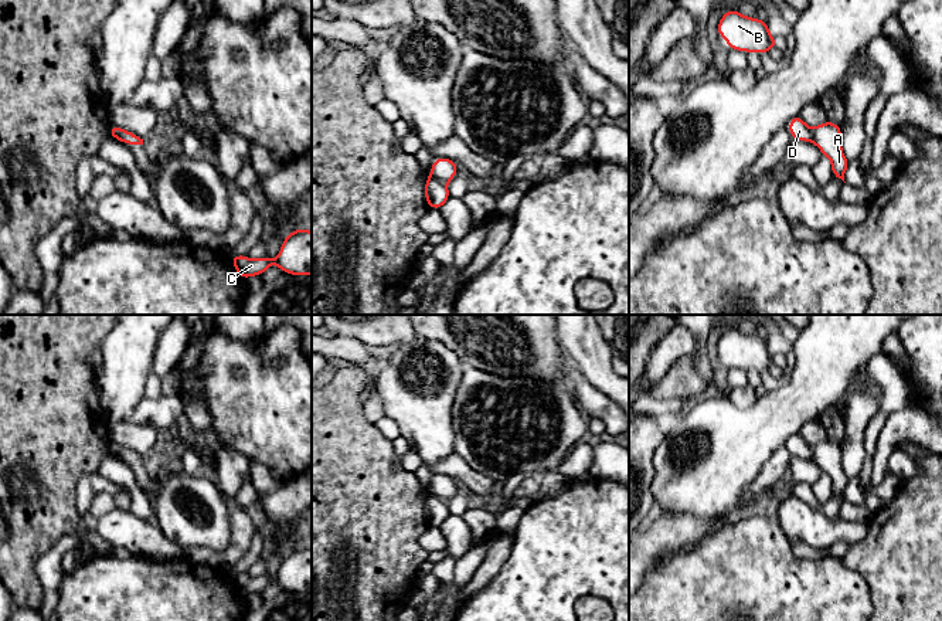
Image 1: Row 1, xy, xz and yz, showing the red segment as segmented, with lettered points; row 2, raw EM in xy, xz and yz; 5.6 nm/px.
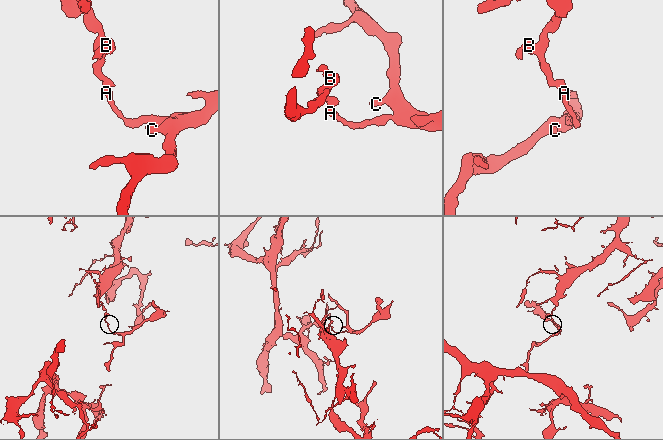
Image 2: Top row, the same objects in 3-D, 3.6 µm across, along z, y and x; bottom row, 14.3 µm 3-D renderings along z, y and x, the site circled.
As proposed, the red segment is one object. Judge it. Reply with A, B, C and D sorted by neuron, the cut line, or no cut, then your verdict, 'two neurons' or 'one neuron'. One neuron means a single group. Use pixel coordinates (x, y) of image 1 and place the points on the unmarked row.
A C / B D; cut in xz along (429, 494), (444, 501); two neurons

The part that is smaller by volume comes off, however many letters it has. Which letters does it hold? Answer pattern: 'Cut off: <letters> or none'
Cut off: A, C

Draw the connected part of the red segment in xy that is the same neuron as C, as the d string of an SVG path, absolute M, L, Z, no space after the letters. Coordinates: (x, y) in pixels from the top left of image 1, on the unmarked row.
M297 546L286 553L276 577L268 573L259 577L249 577L246 573L232 573L231 580L239 594L246 597L252 593L262 593L272 581L276 581L289 593L312 591L312 549Z

